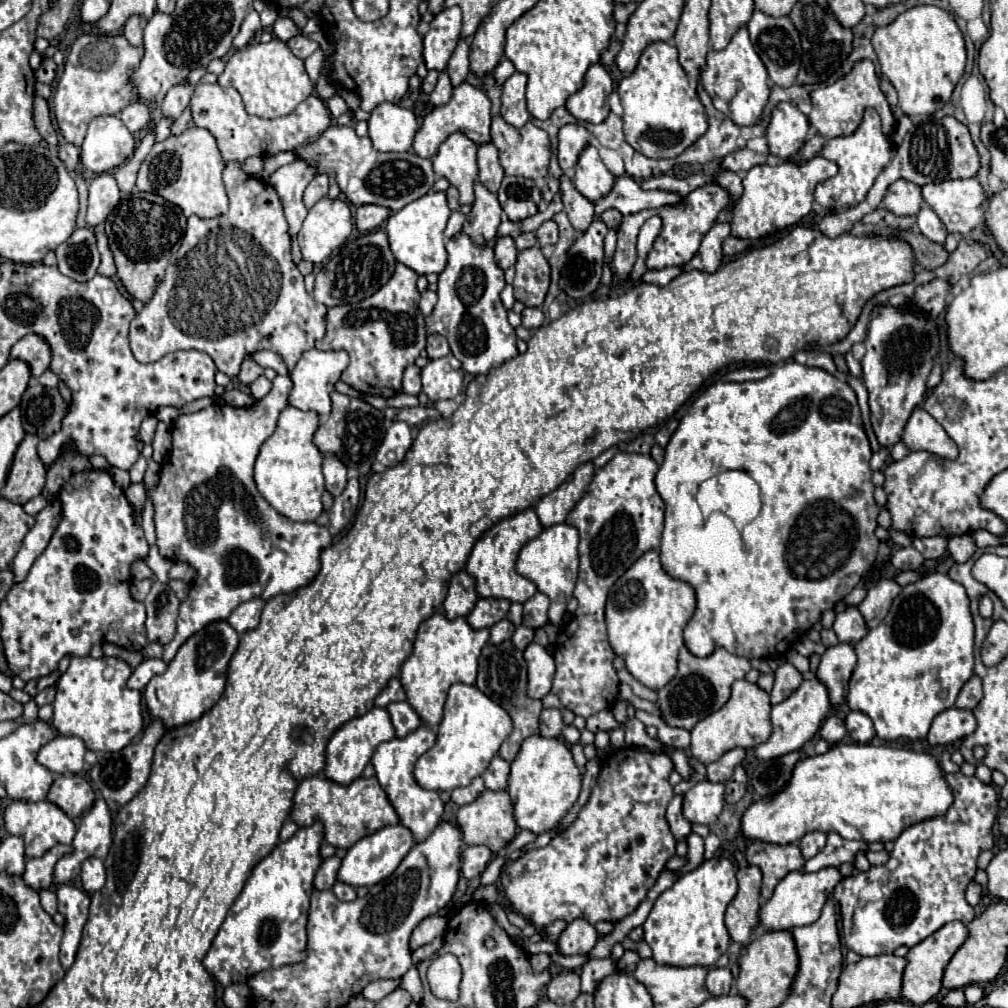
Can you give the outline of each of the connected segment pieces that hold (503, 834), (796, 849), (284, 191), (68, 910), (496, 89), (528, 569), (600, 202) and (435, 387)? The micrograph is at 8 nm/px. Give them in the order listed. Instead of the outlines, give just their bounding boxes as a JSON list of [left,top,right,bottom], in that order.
[[458,790,518,852],[746,842,806,900],[270,158,316,236],[56,884,90,970],[478,74,550,178],[516,524,578,626],[594,176,682,216],[422,354,464,400]]

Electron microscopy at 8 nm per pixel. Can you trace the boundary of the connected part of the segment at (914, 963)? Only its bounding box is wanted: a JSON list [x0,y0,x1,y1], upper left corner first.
[902,920,968,1006]

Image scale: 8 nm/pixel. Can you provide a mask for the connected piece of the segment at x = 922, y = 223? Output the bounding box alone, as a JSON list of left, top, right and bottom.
[916,204,946,244]

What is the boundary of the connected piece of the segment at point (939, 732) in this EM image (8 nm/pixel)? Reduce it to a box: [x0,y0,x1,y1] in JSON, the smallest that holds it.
[926,706,976,746]

